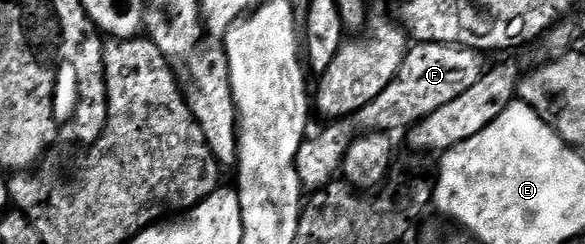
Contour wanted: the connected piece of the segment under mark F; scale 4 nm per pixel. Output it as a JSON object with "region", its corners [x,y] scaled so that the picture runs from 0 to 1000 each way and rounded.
{"region":[[[708,176],[694,205],[694,238],[684,291],[629,422],[614,463],[603,475],[571,488],[562,500],[559,529],[544,549],[525,557],[509,623],[509,730],[516,742],[516,770],[523,783],[552,775],[562,742],[579,721],[585,656],[609,557],[605,512],[612,537],[629,545],[679,549],[679,529],[699,533],[701,516],[723,496],[738,455],[759,439],[759,422],[773,422],[785,389],[793,389],[800,357],[809,357],[824,320],[827,270],[826,221],[814,201],[788,201],[783,184],[747,184],[745,176]]]}

